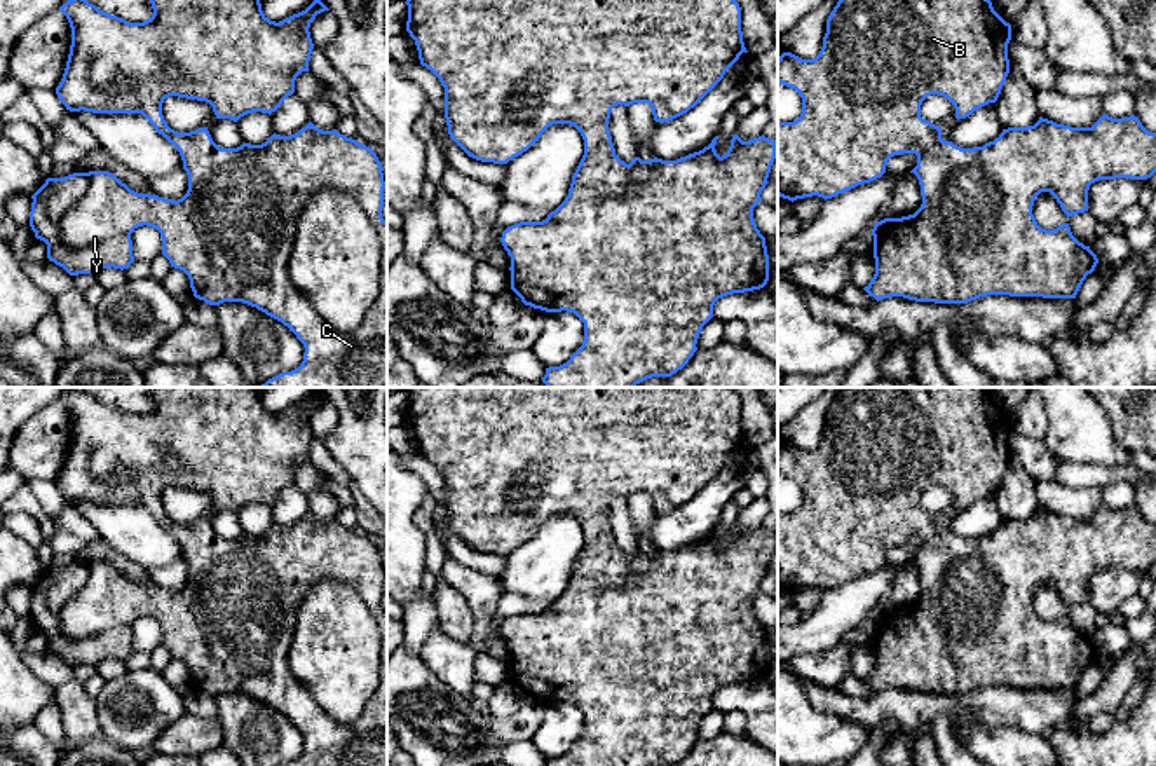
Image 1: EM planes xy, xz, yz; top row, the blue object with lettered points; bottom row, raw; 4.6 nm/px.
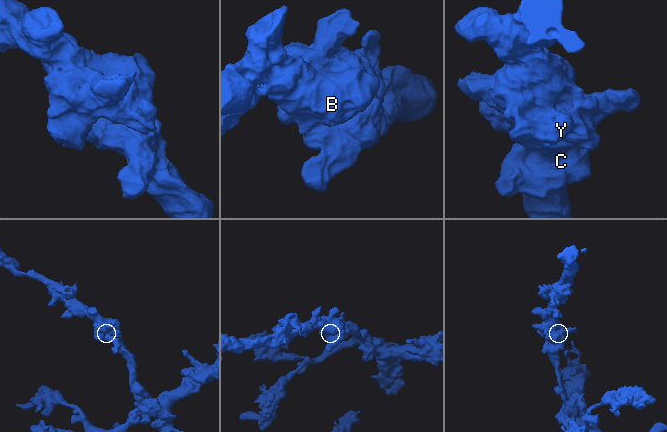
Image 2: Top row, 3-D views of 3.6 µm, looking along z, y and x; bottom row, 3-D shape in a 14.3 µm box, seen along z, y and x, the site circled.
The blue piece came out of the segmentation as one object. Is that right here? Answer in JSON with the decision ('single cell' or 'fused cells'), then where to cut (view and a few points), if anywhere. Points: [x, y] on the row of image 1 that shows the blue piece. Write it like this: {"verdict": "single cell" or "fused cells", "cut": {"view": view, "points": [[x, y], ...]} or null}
{"verdict": "single cell", "cut": null}

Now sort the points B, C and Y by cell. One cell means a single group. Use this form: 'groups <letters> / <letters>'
groups B C Y

